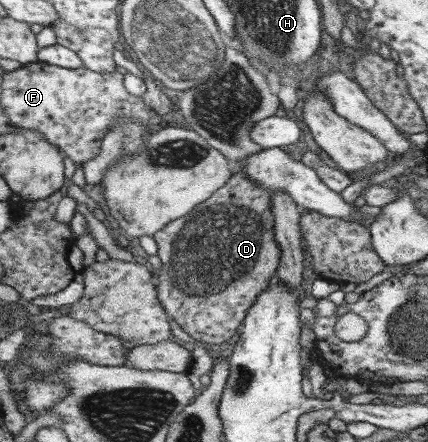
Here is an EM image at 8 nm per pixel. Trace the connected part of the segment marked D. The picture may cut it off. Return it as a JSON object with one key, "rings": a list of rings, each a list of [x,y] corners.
{"rings":[[[236,171],[231,180],[222,189],[219,189],[210,200],[203,201],[188,215],[178,218],[176,221],[169,223],[166,228],[162,228],[162,231],[155,233],[153,238],[158,245],[157,256],[162,261],[159,284],[157,285],[159,300],[167,310],[169,317],[192,338],[206,342],[206,344],[218,346],[222,346],[222,343],[228,343],[246,319],[247,311],[255,304],[258,296],[269,288],[269,281],[276,277],[281,260],[281,247],[275,238],[275,213],[273,212],[271,200],[272,193],[270,191],[254,183],[245,173]]]}

